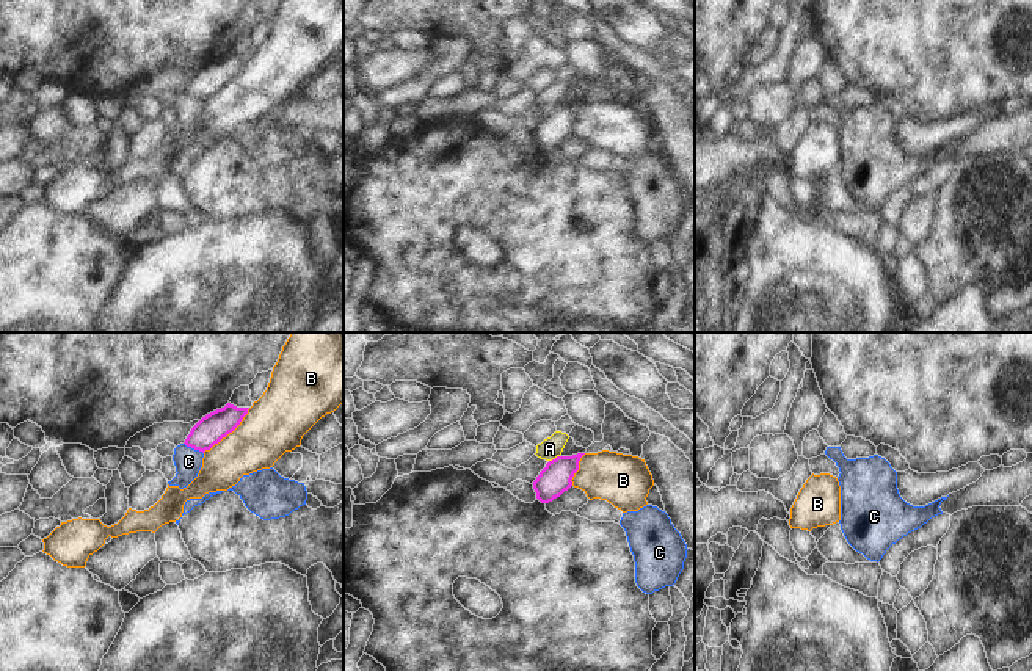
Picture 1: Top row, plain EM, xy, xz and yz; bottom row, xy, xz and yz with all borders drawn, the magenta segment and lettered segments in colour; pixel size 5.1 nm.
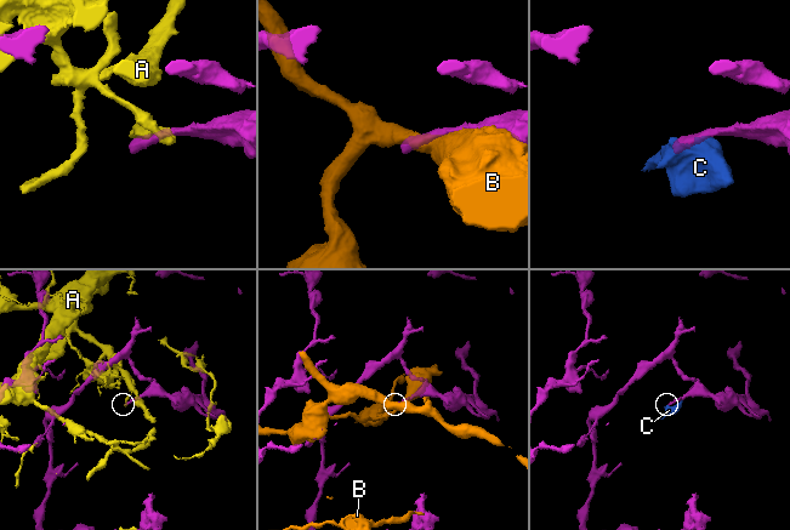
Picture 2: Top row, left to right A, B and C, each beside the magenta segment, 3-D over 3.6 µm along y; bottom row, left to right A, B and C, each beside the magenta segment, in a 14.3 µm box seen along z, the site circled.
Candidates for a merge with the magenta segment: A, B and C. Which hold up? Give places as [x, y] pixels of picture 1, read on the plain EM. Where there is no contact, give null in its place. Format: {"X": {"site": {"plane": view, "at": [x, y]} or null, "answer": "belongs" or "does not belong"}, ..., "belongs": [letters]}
{"A": {"site": {"plane": "xz", "at": [555, 107]}, "answer": "does not belong"}, "B": {"site": {"plane": "xy", "at": [228, 82]}, "answer": "does not belong"}, "C": {"site": {"plane": "xy", "at": [193, 96]}, "answer": "does not belong"}, "belongs": []}

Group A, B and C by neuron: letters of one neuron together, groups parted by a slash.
A C / B

